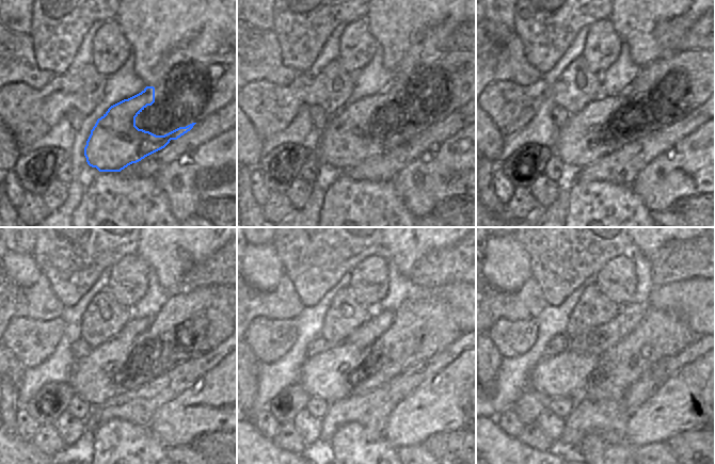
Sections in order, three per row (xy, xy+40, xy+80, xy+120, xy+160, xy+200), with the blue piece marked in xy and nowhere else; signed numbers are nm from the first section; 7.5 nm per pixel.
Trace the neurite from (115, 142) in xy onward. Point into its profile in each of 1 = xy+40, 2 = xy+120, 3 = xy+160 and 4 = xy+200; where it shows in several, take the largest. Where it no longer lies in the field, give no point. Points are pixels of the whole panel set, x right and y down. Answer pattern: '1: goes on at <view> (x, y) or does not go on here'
1: goes on at xy+40 (347, 141)
2: goes on at xy+120 (98, 377)
3: goes on at xy+160 (329, 376)
4: goes on at xy+200 (567, 374)

